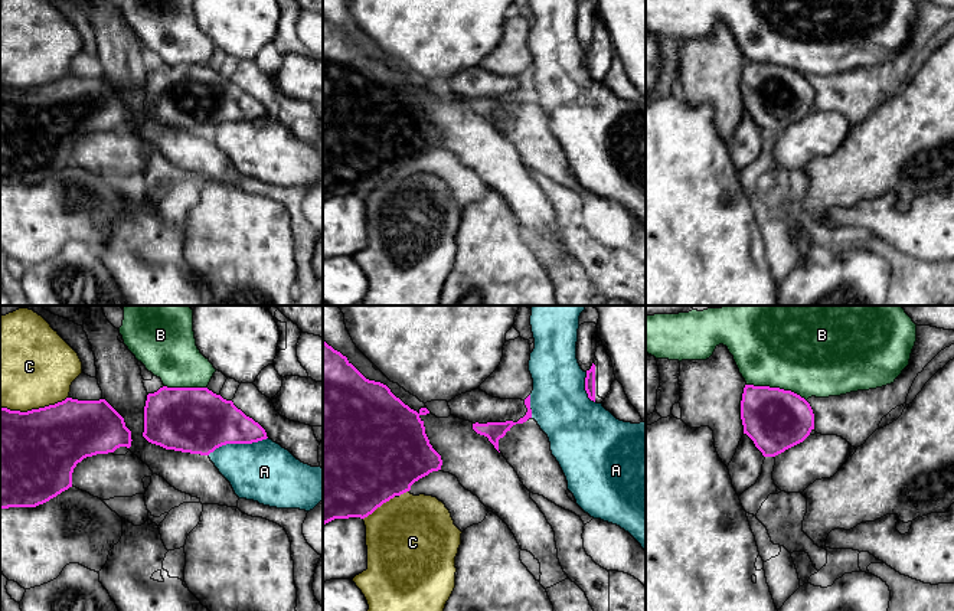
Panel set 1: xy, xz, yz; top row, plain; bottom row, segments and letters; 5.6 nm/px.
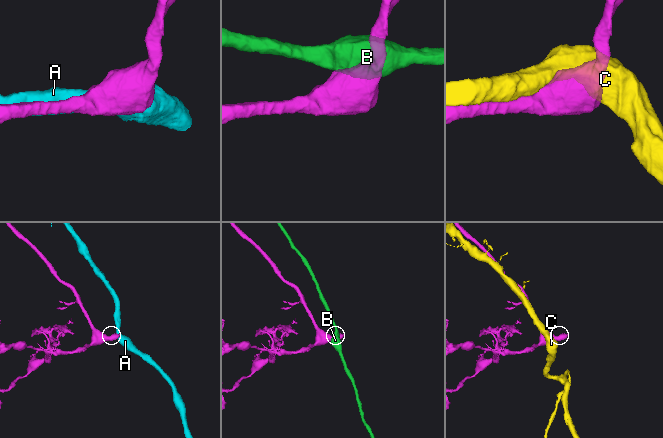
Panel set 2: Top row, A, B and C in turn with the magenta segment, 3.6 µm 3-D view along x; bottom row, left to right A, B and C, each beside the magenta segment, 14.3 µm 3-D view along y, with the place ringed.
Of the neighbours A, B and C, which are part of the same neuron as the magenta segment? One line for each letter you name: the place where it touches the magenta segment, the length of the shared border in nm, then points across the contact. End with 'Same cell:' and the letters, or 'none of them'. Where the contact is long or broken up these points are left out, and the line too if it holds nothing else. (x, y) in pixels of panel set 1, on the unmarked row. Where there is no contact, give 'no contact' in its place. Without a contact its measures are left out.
Same cell: none of them

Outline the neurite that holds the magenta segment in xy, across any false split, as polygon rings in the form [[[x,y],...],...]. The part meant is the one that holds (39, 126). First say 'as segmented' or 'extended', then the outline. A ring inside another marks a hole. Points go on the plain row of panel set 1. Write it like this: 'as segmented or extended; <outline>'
as segmented; [[[105,78],[62,79],[27,89],[0,84],[0,186],[36,184],[72,164],[78,140],[131,124],[124,95]]]

